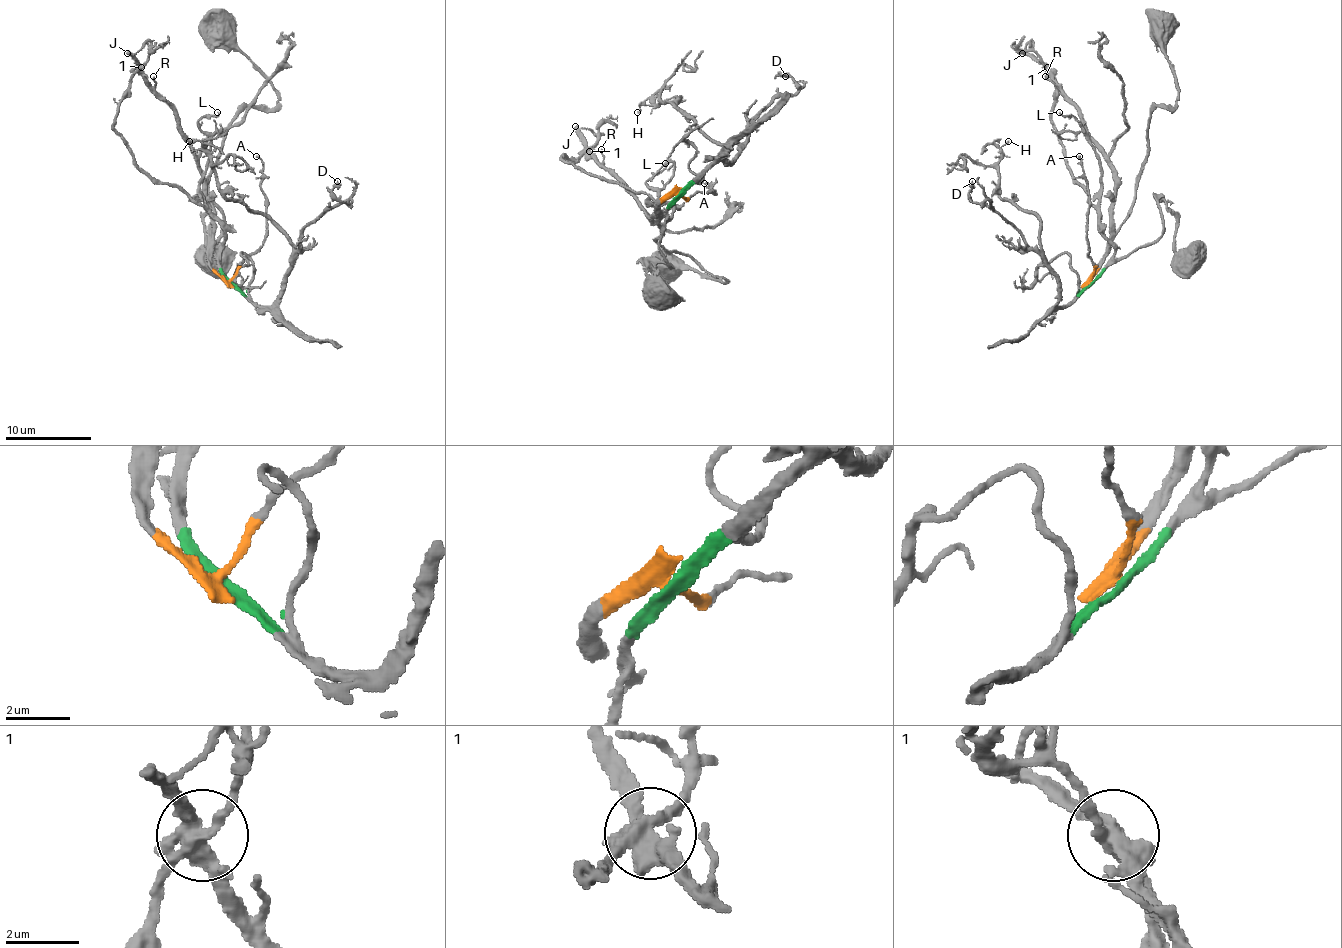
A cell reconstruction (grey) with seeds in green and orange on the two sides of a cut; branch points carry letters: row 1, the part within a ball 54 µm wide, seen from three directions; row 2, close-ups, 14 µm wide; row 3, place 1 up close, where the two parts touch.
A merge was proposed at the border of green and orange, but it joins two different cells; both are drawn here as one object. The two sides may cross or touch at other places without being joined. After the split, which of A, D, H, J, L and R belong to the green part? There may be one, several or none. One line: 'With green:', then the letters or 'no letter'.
With green: D, H, L

